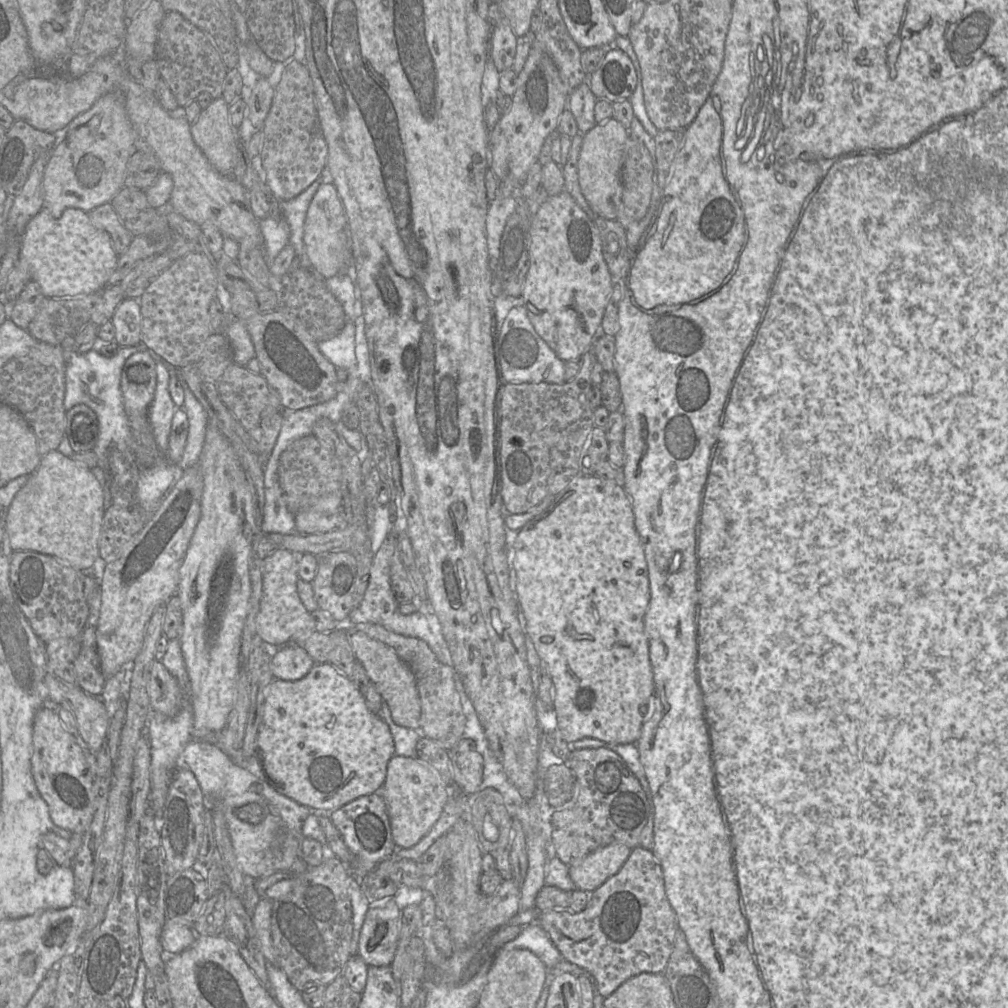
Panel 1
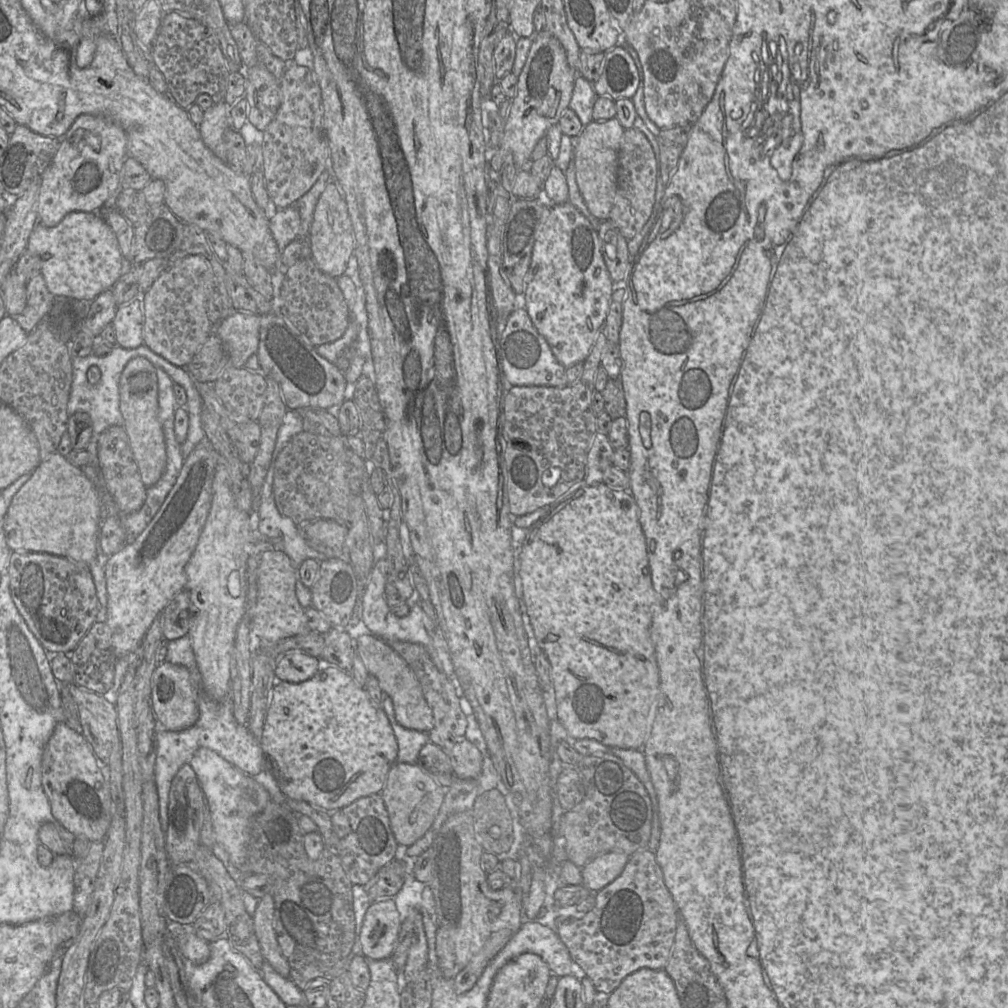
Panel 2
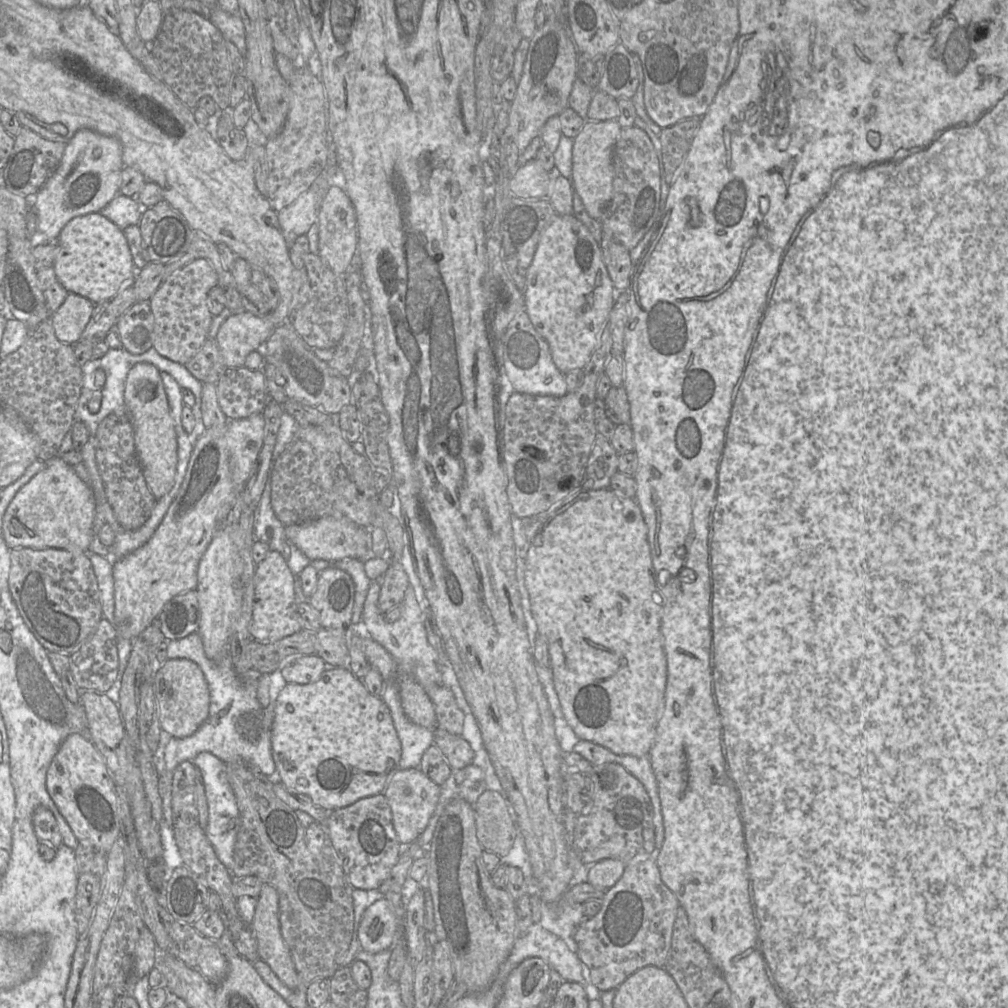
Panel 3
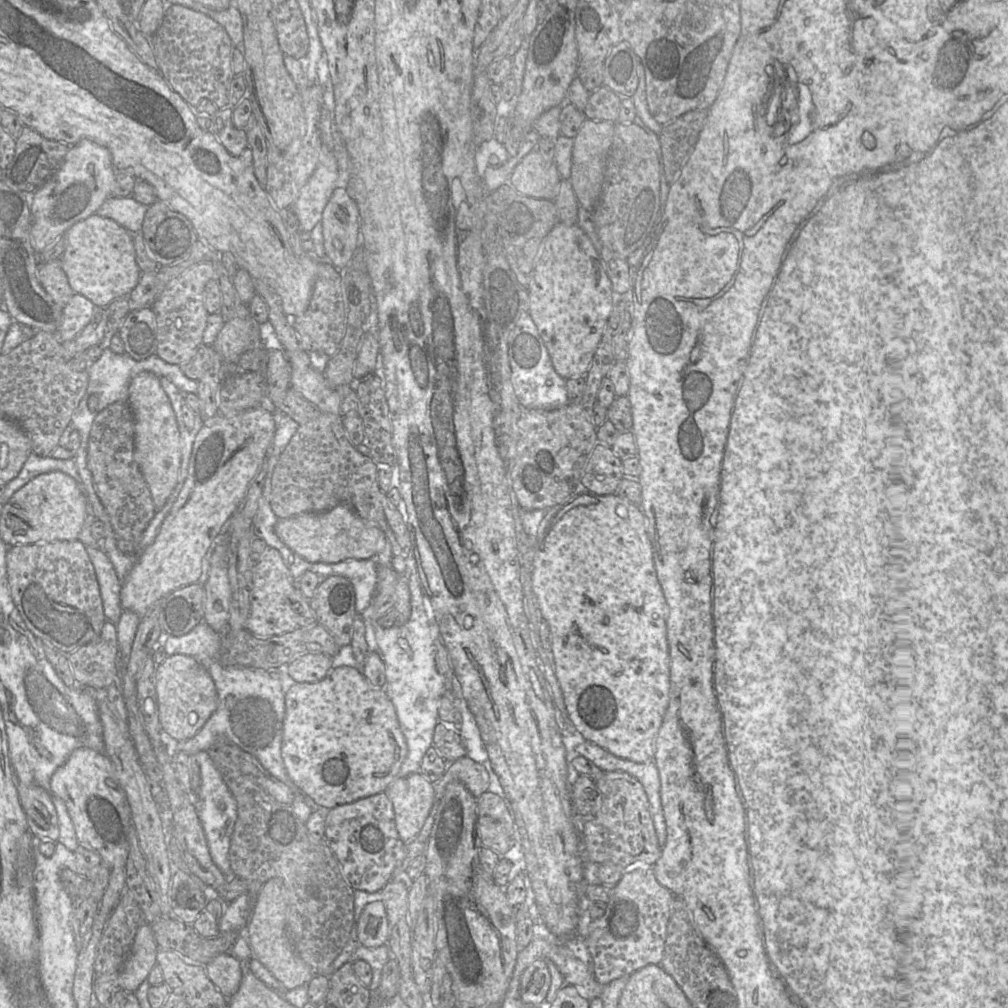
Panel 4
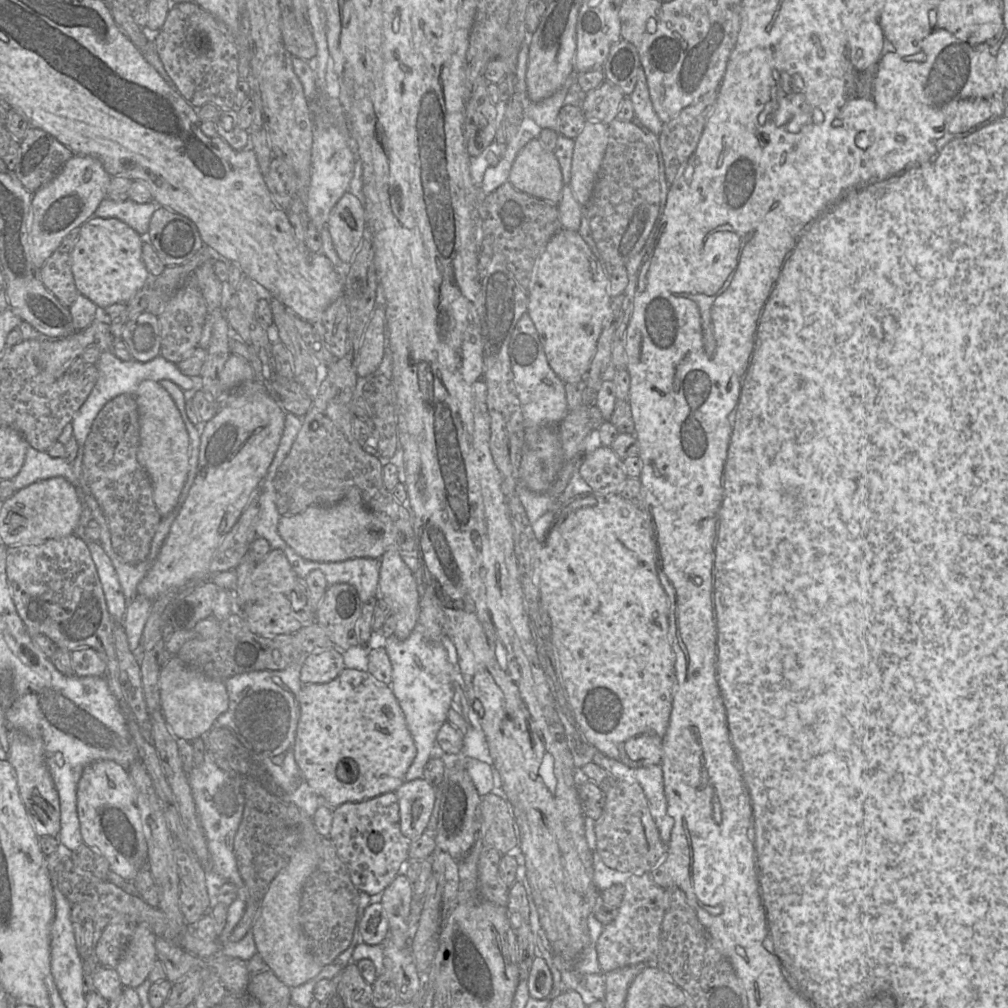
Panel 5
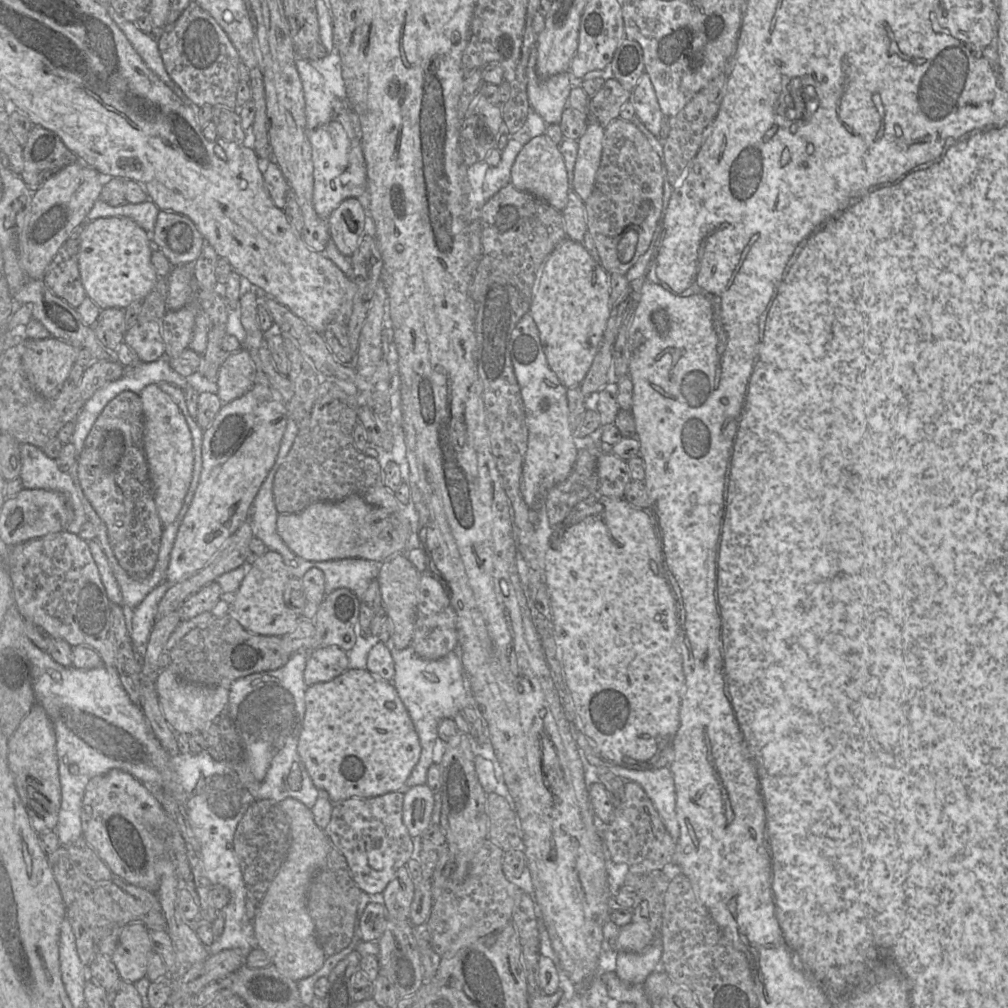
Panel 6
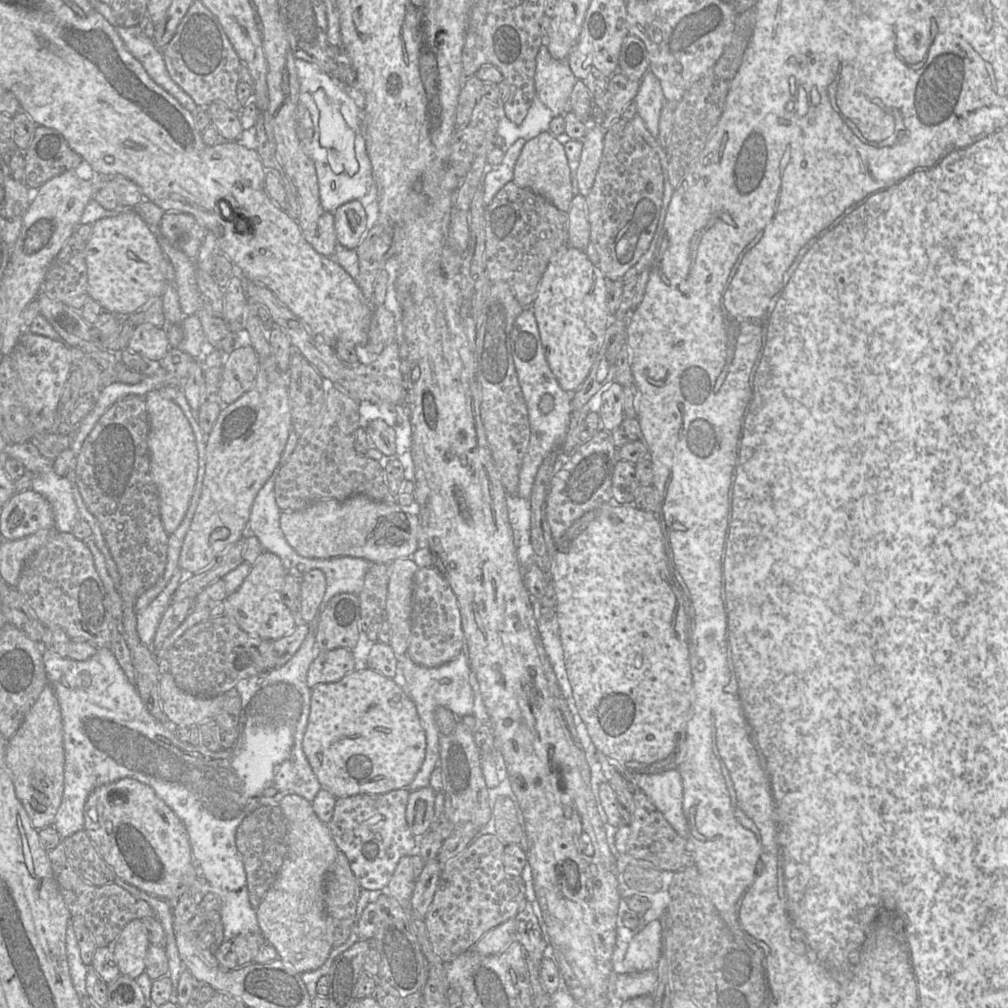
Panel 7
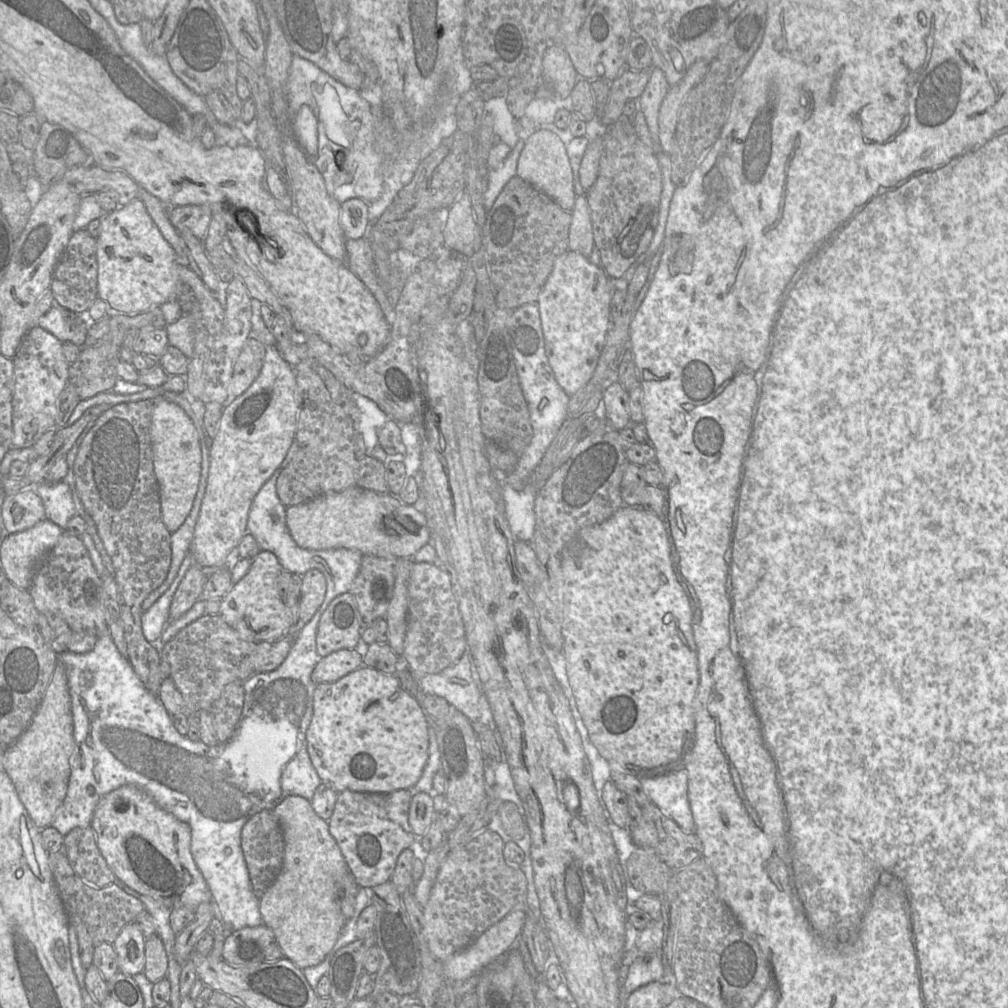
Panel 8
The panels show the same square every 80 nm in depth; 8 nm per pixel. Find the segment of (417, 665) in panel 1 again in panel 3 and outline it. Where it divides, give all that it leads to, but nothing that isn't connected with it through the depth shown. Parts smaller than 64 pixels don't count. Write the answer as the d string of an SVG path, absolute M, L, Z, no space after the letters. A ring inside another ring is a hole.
M444 684L425 687L424 691L433 704L436 727L451 734L462 735L464 713L458 707L453 692Z

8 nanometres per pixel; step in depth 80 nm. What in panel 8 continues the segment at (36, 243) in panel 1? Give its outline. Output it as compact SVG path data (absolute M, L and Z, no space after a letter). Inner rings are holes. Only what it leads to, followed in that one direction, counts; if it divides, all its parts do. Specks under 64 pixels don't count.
M136 198L100 219L97 241L97 294L106 302L106 315L144 313L170 300L178 300L182 283L177 273L177 257L149 215L142 200Z

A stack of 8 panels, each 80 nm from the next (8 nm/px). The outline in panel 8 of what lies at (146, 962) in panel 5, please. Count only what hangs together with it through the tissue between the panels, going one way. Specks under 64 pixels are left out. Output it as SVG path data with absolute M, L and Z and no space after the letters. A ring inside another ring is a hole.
M135 923L126 924L115 942L119 972L134 976L143 973L145 967L145 941L140 928Z

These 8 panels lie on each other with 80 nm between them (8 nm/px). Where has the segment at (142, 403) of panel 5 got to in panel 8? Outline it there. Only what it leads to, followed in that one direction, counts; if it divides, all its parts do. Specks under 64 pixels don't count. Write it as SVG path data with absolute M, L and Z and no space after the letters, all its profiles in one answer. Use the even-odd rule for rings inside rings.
M166 399L153 401L151 442L154 471L159 484L163 523L172 534L180 528L192 509L201 476L201 448L193 422L179 405Z

